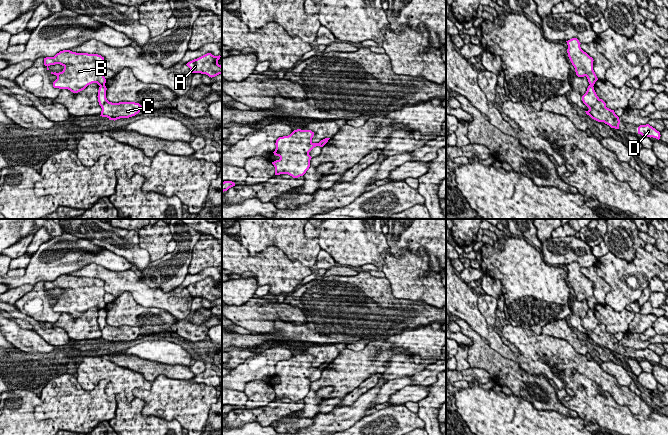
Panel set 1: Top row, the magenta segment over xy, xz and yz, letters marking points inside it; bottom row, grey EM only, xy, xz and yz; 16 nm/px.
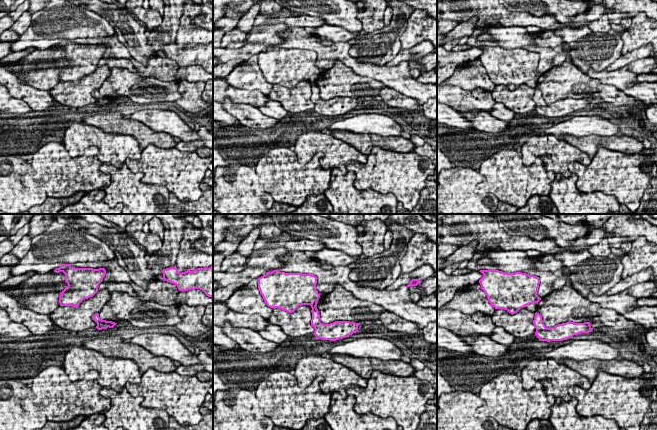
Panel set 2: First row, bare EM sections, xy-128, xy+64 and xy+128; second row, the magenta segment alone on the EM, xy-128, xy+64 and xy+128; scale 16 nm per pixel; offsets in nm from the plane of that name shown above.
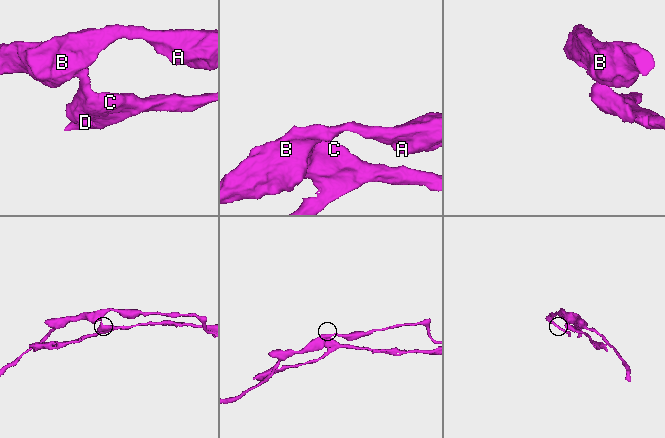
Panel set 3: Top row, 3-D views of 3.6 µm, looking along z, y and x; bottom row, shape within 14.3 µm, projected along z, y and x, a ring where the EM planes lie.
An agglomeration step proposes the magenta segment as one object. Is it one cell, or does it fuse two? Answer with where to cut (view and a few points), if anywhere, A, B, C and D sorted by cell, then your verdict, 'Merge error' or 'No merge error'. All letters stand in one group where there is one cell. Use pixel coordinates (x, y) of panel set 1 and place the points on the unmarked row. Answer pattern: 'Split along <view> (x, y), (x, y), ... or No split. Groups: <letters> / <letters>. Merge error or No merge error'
Split along xy (104, 308), (100, 310). Groups: A B / C D. Merge error

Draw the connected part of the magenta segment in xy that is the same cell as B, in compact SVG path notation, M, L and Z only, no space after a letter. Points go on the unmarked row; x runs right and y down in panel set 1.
M63 274L54 281L44 282L47 294L50 289L55 288L62 289L64 293L59 297L51 296L57 300L53 306L54 312L68 313L73 317L78 317L92 307L97 307L99 310L106 307L104 281L101 279Z

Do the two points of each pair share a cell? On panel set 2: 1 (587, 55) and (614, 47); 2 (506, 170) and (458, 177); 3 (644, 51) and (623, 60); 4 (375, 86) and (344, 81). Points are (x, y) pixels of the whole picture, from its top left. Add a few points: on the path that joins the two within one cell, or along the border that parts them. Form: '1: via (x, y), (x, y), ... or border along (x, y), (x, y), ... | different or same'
1: via (594, 51), (607, 47) | same
2: border along (479, 169), (482, 179), (475, 190), (493, 194) | different
3: via (639, 53), (628, 58) | same
4: via (367, 86), (352, 85) | same

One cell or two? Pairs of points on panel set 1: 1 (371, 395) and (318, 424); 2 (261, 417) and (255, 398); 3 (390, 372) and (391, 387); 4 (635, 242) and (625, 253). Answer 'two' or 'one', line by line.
1: one
2: two
3: two
4: one

